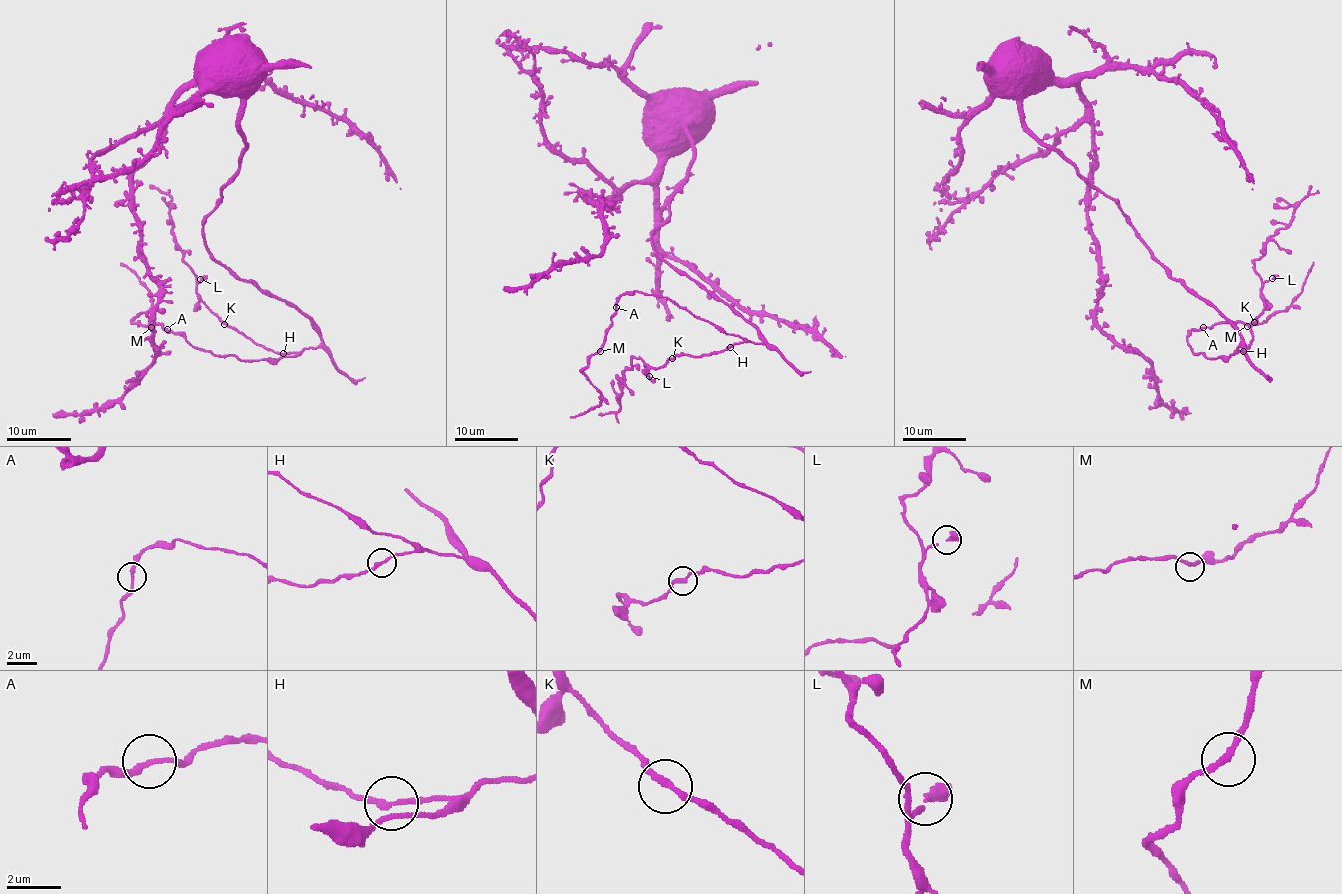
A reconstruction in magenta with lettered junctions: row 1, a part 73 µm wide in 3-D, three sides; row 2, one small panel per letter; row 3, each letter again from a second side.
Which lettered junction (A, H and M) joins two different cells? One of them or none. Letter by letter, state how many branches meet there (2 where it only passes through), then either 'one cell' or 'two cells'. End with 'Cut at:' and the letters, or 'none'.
A: 2 branches meet; one cell
H: 2 branches meet; one cell
M: 2 branches meet; one cell
Cut at: none

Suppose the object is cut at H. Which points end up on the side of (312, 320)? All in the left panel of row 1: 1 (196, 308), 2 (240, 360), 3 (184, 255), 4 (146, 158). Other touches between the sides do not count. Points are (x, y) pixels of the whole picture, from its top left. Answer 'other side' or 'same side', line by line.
1: other side
2: same side
3: other side
4: same side

